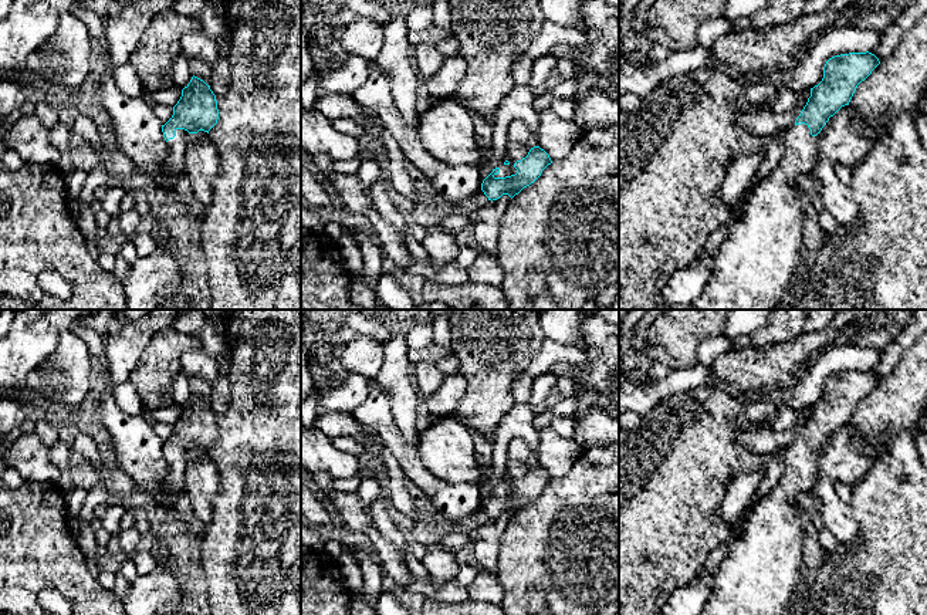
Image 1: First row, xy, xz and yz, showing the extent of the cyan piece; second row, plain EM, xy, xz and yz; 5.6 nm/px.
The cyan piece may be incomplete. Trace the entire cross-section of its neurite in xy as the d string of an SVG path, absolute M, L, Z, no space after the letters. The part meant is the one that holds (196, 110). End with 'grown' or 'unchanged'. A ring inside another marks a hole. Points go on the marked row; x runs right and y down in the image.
M192 77L173 107L172 118L162 125L166 155L159 165L160 176L179 176L185 172L185 156L190 138L209 136L217 124L216 95L203 80Z; grown

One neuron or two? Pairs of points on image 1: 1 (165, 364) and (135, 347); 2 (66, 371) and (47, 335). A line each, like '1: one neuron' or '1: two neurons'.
1: two neurons
2: two neurons

